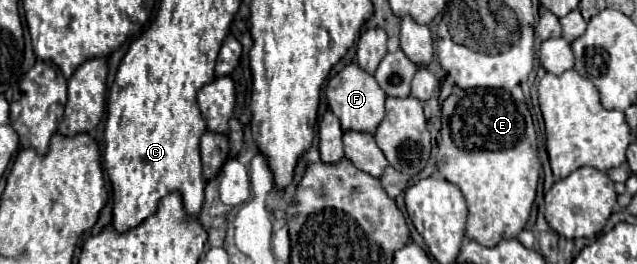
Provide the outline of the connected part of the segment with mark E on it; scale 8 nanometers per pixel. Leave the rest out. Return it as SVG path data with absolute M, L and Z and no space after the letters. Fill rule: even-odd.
M453 88L453 94L443 102L443 128L437 144L437 168L441 176L461 188L469 206L467 236L483 246L497 246L503 238L517 238L529 220L541 172L537 134L525 102L513 100L511 94L501 88Z

